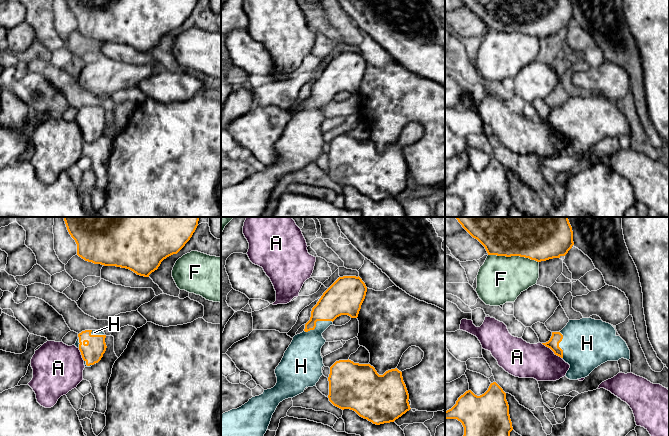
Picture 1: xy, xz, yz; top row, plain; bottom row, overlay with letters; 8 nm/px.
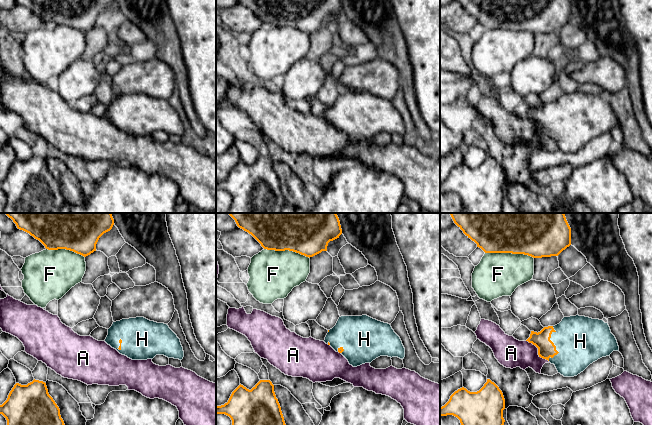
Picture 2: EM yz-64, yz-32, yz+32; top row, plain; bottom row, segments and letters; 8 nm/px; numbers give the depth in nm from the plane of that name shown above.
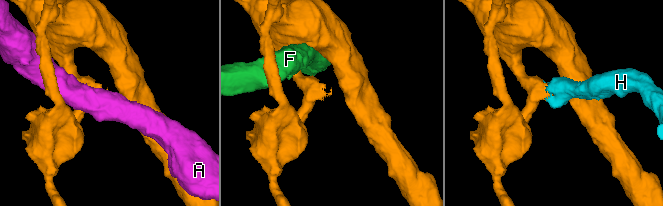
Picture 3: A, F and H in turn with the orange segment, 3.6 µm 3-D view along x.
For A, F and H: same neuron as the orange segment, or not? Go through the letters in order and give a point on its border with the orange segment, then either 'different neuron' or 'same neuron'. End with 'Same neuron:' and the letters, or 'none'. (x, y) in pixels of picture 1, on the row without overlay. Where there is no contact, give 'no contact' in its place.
A: contact yz (551, 125); different neuron
F: contact yz (513, 31); different neuron
H: contact xz (316, 97); same neuron
Same neuron: H

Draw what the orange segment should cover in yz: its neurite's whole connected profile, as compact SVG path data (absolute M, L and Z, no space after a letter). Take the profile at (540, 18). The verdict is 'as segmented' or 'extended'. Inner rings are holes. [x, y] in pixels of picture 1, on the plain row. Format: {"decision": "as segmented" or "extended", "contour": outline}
{"decision": "as segmented", "contour": "M461 0L486 25L488 31L520 32L546 37L565 32L574 21L570 0Z"}

